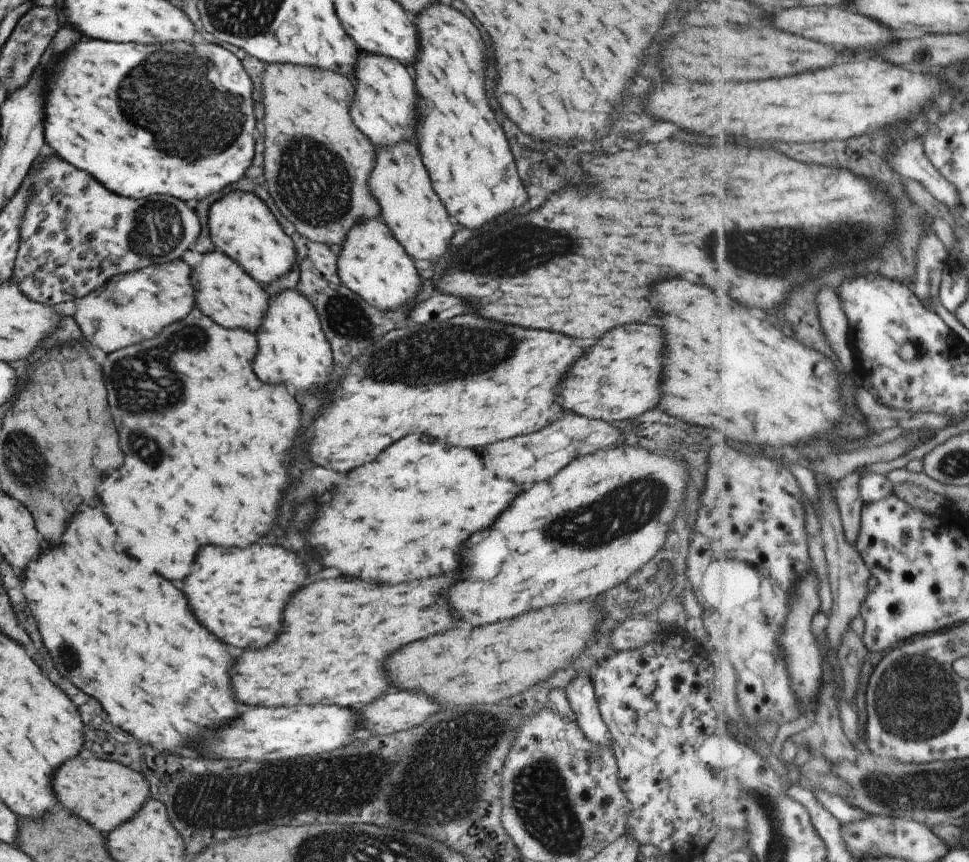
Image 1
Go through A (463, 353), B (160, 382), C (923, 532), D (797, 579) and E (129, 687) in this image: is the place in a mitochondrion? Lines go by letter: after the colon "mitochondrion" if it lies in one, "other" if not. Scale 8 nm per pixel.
A: mitochondrion
B: mitochondrion
C: other
D: other
E: other

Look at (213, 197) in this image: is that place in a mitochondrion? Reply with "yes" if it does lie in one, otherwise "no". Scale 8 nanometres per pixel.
no

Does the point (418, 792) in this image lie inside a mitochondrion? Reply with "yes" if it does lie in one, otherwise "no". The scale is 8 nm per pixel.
yes

